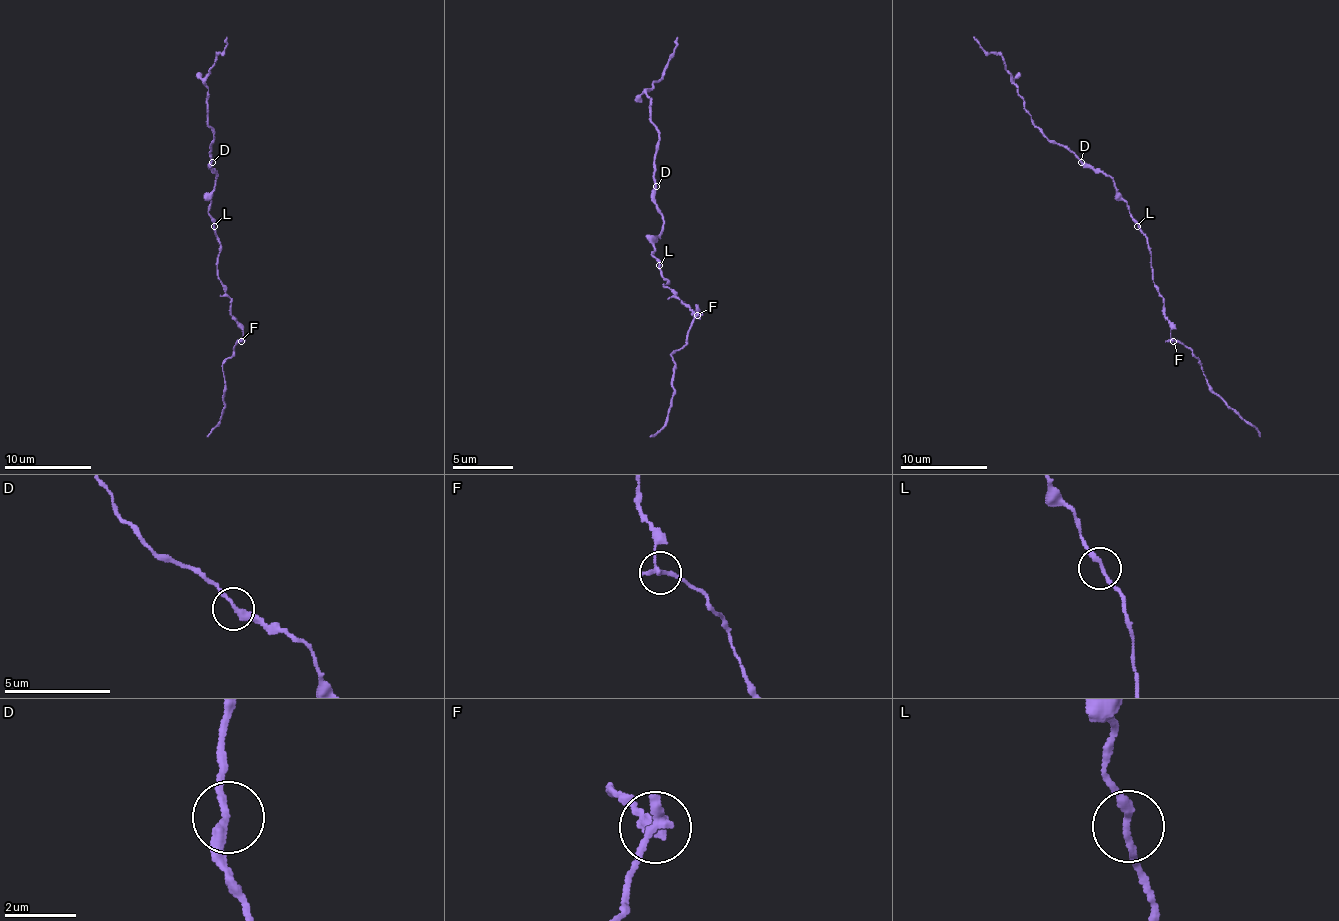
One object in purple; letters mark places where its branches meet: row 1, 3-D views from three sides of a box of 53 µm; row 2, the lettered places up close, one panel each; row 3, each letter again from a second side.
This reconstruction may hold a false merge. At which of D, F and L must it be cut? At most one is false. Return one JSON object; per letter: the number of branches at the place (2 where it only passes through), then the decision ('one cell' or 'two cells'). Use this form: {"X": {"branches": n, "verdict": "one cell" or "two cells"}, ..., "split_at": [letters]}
{"D": {"branches": 2, "verdict": "one cell"}, "F": {"branches": 2, "verdict": "one cell"}, "L": {"branches": 2, "verdict": "one cell"}, "split_at": []}

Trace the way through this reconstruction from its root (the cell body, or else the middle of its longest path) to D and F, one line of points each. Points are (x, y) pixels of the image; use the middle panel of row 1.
D: (659, 268), (659, 262), (653, 256), (653, 244), (662, 229), (662, 217), (656, 205), (656, 186)
F: (659, 268), (669, 281), (662, 284), (684, 305), (699, 311), (696, 314)

